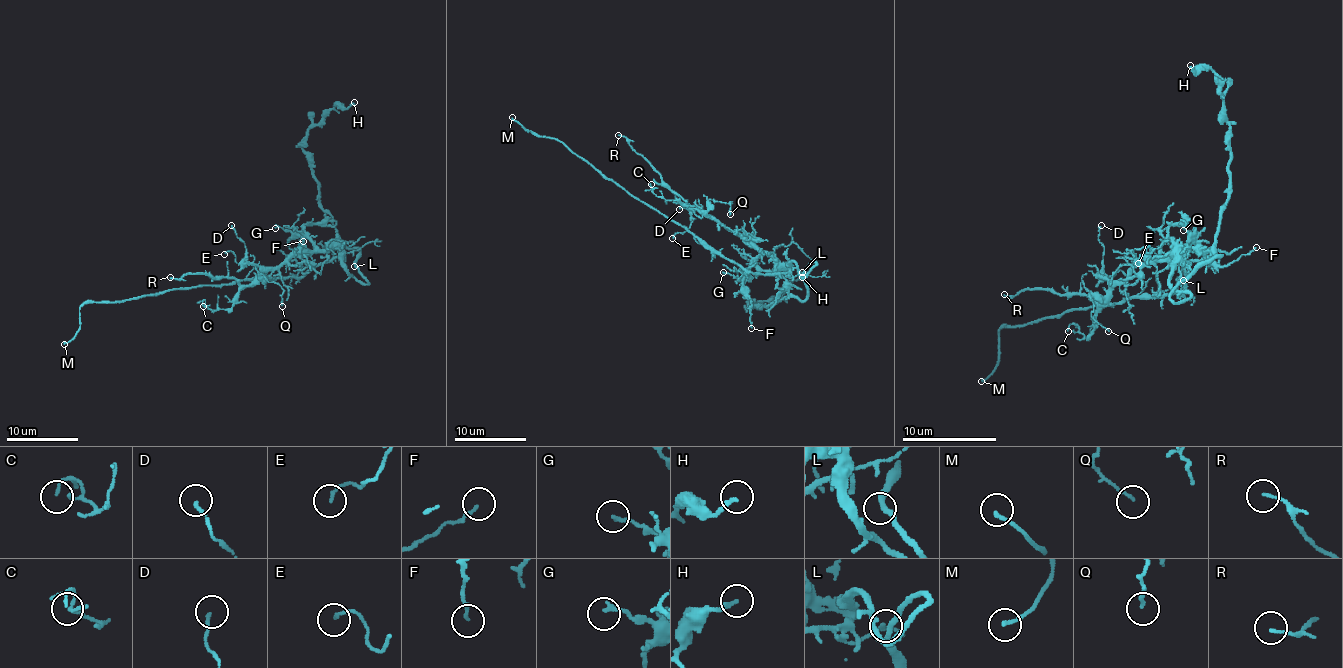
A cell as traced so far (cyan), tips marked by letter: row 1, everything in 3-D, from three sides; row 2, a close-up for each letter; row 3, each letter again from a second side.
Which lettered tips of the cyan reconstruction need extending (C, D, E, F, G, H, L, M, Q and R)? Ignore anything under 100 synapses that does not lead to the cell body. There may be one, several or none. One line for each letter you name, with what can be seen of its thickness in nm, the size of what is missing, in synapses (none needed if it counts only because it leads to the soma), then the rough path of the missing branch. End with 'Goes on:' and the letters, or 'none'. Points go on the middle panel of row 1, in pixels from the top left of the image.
M: Thickness 160 nm. Course of what is missing: (512, 117), (498, 128), (491, 124), (492, 119)
Goes on: M

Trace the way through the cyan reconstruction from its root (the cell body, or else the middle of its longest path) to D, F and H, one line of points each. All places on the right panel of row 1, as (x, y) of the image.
D: (1167, 296), (1186, 289), (1174, 249), (1167, 242), (1124, 280), (1108, 280), (1099, 275), (1101, 225)
F: (1167, 296), (1181, 294), (1186, 289), (1178, 268), (1183, 261), (1214, 261), (1221, 265), (1230, 265), (1256, 247)
H: (1167, 296), (1186, 284), (1181, 251), (1211, 247), (1218, 211), (1228, 202), (1230, 127), (1221, 82), (1190, 65)

